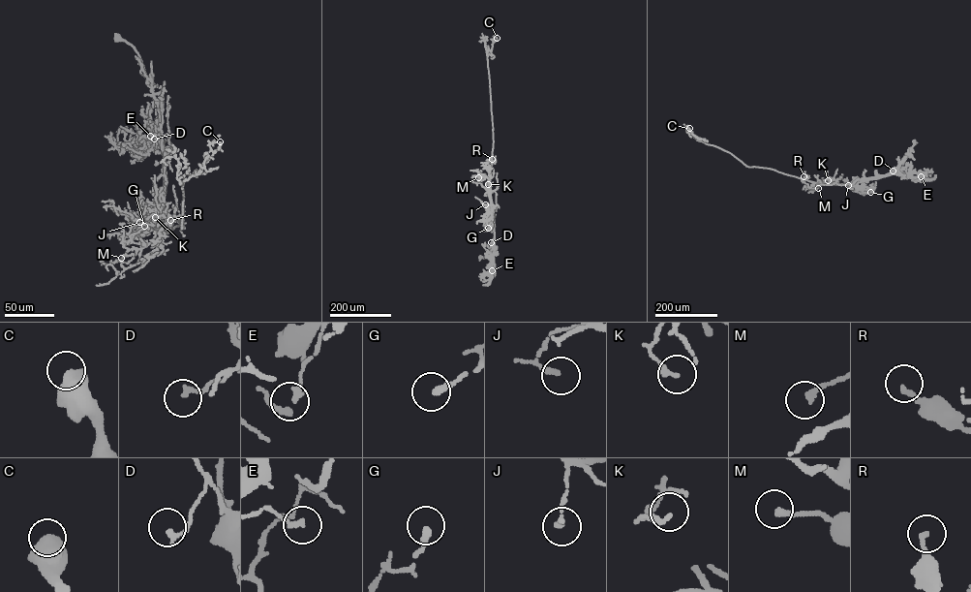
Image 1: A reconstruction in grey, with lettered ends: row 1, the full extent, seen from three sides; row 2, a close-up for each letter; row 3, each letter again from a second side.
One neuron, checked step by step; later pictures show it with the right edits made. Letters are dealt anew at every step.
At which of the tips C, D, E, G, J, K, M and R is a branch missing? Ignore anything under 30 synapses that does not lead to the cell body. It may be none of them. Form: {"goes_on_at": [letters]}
{"goes_on_at": []}

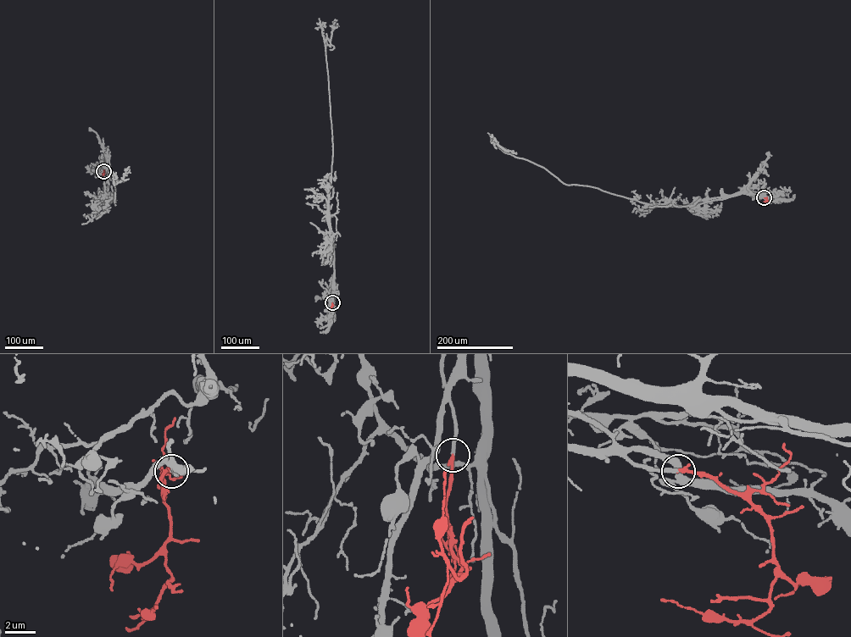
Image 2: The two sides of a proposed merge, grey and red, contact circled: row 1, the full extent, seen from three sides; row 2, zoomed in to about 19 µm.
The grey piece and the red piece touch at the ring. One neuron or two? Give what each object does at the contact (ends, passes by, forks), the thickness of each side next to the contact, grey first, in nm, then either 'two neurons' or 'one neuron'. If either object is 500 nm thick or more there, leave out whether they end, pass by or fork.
grey passes by; red ends; calibres 170 and 240 nm; one neuron

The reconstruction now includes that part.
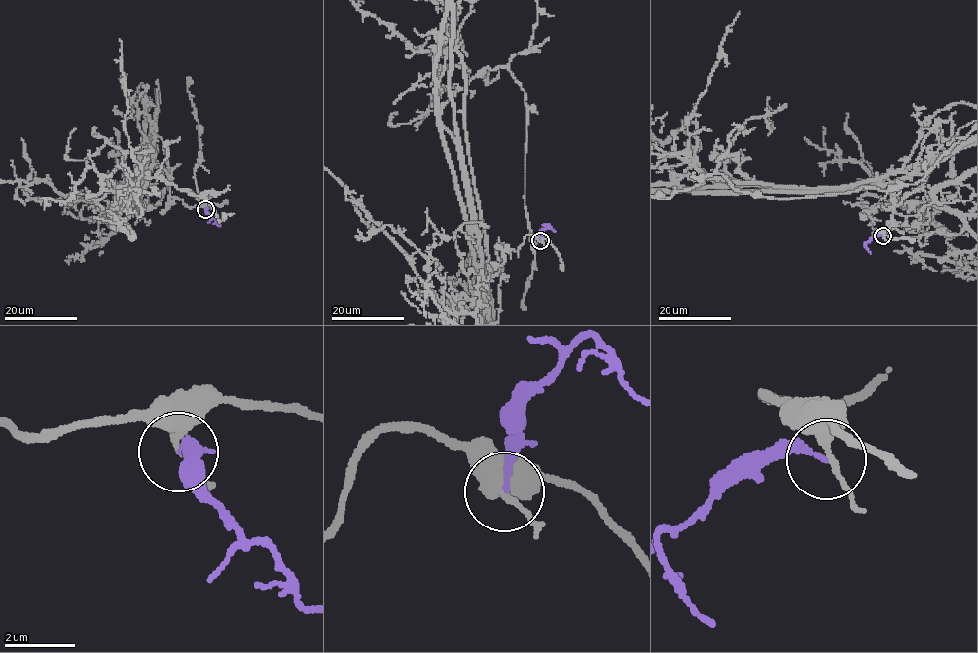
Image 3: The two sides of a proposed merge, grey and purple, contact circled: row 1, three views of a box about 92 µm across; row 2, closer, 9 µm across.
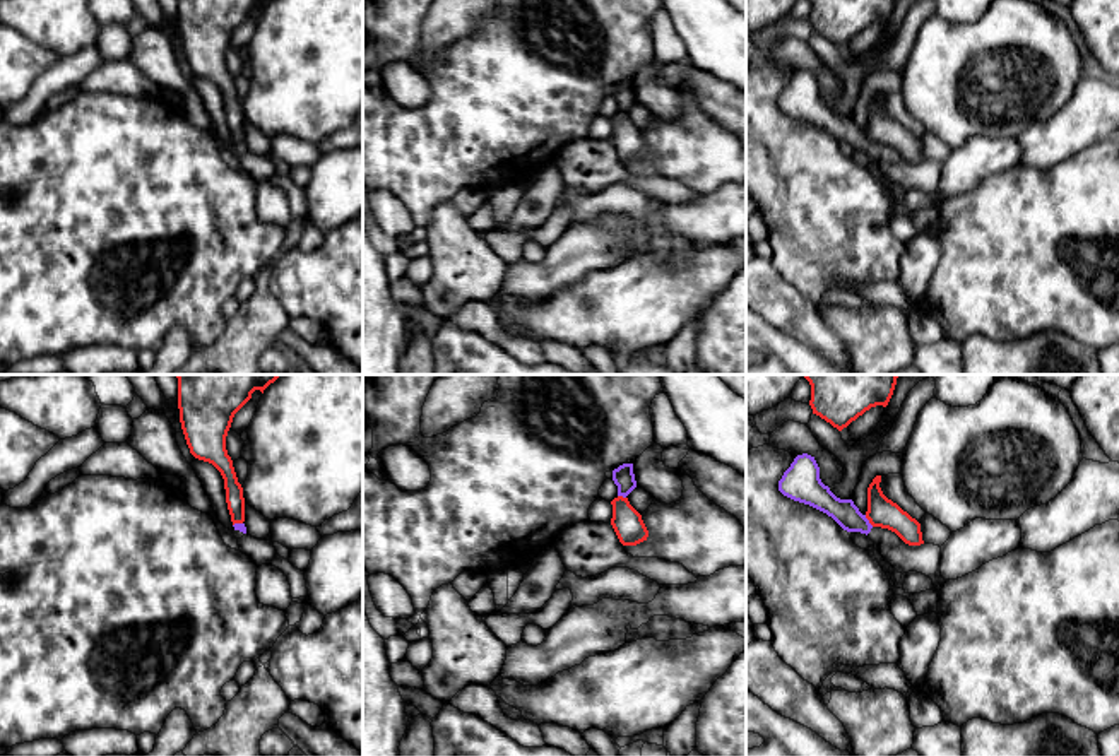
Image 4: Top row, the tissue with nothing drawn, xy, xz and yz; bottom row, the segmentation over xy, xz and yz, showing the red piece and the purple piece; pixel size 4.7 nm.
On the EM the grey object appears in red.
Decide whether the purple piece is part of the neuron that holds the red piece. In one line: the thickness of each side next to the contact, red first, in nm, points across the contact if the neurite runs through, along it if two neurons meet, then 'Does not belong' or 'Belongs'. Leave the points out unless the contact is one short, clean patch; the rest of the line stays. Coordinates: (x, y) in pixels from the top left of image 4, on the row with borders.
Thickness 140 nm (red) against 120 nm. Boundary: yz (864, 515), (873, 525). Does not belong

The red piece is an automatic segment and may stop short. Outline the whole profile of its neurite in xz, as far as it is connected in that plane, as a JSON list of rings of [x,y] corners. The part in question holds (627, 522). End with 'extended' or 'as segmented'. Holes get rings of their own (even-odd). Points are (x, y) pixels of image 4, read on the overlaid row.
[[[618,496],[611,501],[611,525],[623,546],[636,546],[648,537],[642,515],[630,505],[628,498]]]; as segmented

